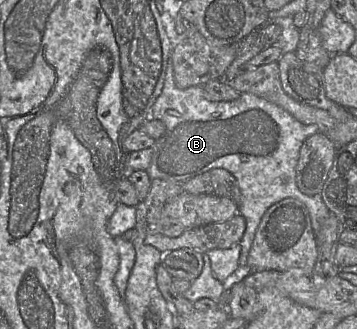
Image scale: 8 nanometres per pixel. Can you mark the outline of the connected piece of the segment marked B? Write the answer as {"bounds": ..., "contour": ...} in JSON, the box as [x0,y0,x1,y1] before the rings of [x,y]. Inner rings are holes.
{"bounds":[147,58,330,282],"contour":[[[171,58],[162,92],[147,121],[151,120],[162,121],[166,128],[165,133],[154,141],[147,169],[151,180],[186,182],[215,168],[226,169],[237,180],[241,192],[238,214],[245,218],[246,229],[238,244],[241,252],[234,282],[242,281],[251,273],[247,265],[250,248],[263,215],[272,205],[286,198],[302,202],[309,213],[314,233],[330,214],[320,195],[305,195],[296,184],[300,148],[308,137],[319,133],[318,127],[299,122],[278,105],[250,93],[241,93],[234,101],[215,102],[209,100],[202,86],[179,89],[175,84]]]}

